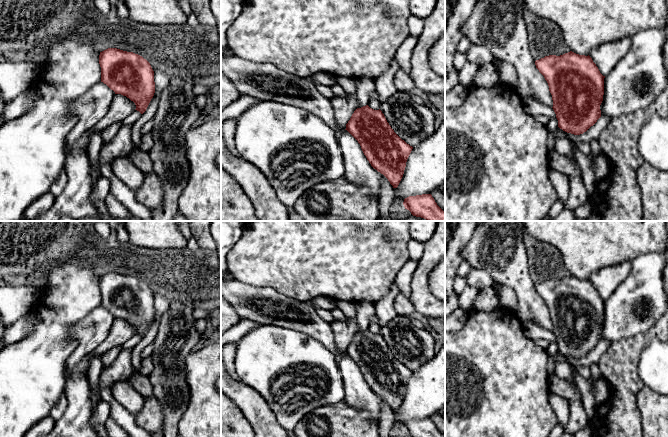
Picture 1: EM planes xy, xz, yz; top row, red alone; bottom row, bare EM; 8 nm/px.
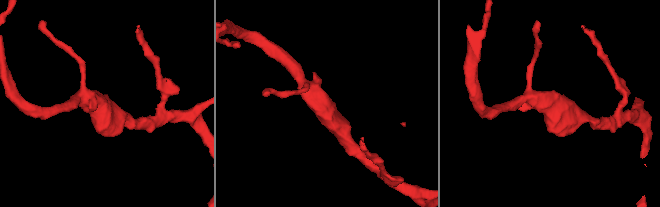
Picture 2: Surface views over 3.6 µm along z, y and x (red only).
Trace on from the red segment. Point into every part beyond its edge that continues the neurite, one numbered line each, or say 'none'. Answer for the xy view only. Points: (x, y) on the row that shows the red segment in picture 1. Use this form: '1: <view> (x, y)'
none

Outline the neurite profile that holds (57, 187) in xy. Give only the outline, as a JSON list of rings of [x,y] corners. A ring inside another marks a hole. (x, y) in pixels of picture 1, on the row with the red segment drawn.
[[[62,171],[59,177],[53,182],[50,187],[50,192],[54,195],[54,197],[58,197],[64,190],[67,184],[67,176],[65,171]]]

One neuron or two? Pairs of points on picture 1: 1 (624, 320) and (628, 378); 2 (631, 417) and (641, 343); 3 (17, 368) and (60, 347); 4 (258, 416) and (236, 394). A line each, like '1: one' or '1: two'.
1: two
2: one
3: one
4: one

